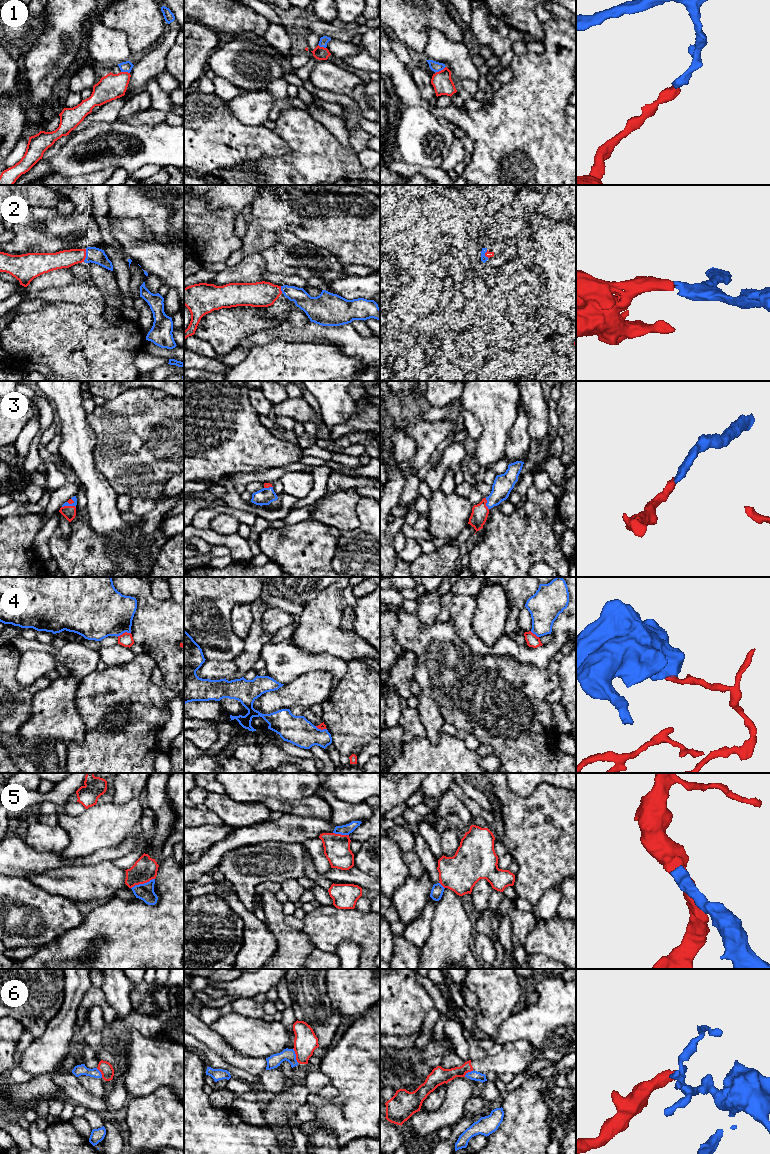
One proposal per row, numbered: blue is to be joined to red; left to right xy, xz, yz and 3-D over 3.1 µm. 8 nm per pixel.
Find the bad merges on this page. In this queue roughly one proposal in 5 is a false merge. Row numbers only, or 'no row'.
1, 4, 6

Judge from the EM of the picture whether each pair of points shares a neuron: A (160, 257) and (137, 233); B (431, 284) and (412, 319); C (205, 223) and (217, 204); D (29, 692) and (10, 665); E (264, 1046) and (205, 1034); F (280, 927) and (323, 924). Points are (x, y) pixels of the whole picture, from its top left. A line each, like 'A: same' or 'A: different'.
A: same
B: same
C: different
D: same
E: different
F: different

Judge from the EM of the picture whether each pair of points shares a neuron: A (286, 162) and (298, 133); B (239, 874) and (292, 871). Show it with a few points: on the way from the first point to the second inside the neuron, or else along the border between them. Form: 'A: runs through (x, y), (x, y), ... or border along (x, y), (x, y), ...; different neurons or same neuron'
A: runs through (293, 155), (298, 150), (298, 140); same neuron
B: runs through (252, 871), (279, 871); same neuron

